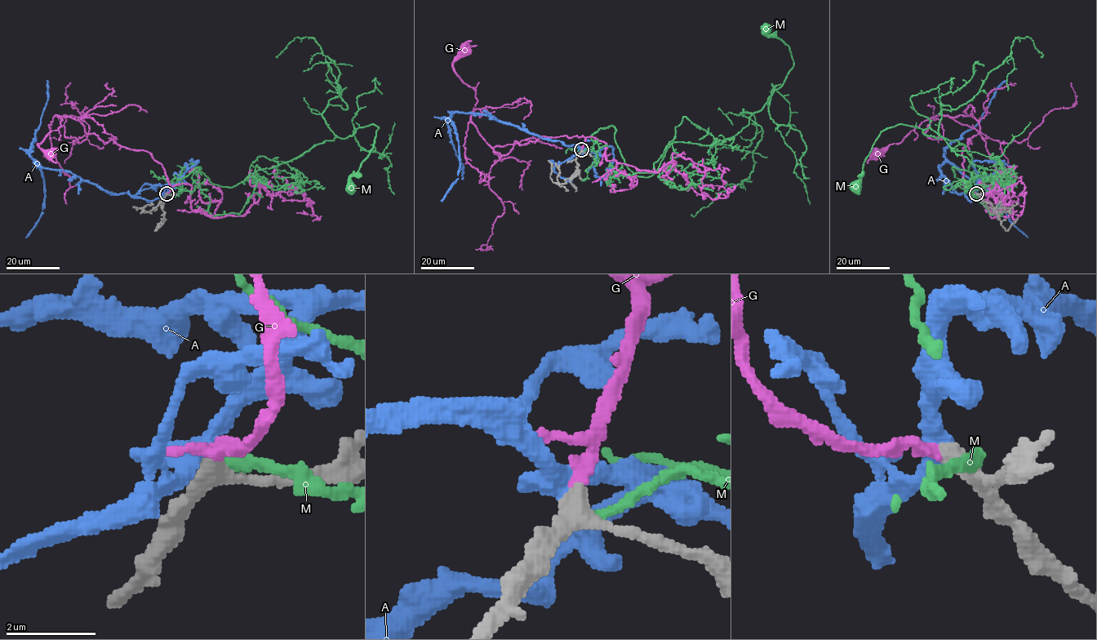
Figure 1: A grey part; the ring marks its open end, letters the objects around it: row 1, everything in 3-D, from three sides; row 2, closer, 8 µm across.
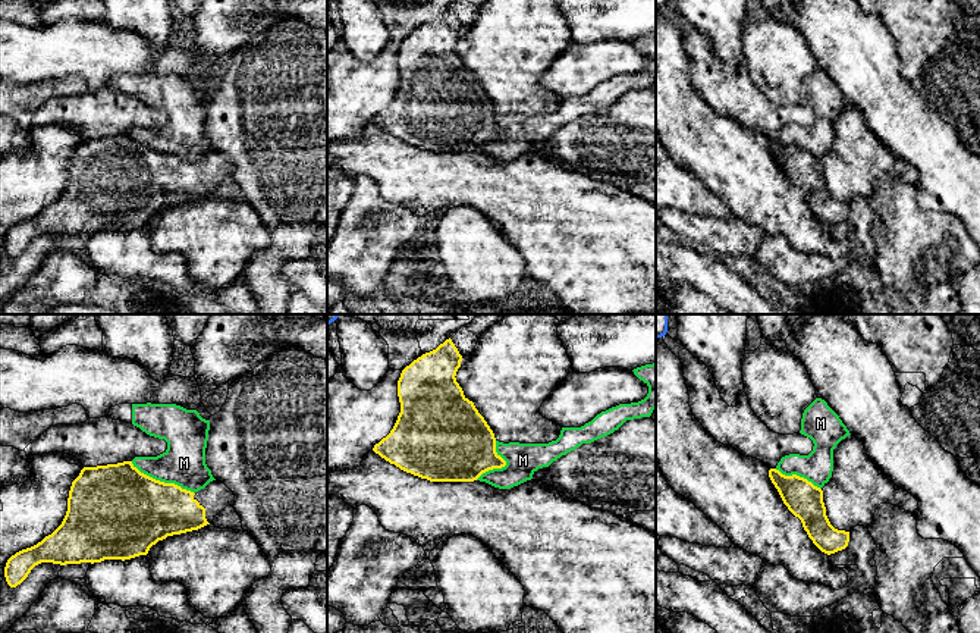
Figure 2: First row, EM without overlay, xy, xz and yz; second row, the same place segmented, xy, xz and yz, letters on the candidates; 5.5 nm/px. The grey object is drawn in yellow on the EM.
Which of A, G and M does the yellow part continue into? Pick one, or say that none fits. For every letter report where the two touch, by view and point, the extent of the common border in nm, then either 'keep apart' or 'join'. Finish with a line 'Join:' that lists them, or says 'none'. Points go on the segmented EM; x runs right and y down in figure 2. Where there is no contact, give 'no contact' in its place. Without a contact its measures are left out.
A: no contact; keep apart
G: no contact; join
M: meets yellow in xy at (163, 482); contact 400 nm long; keep apart
Join: G

